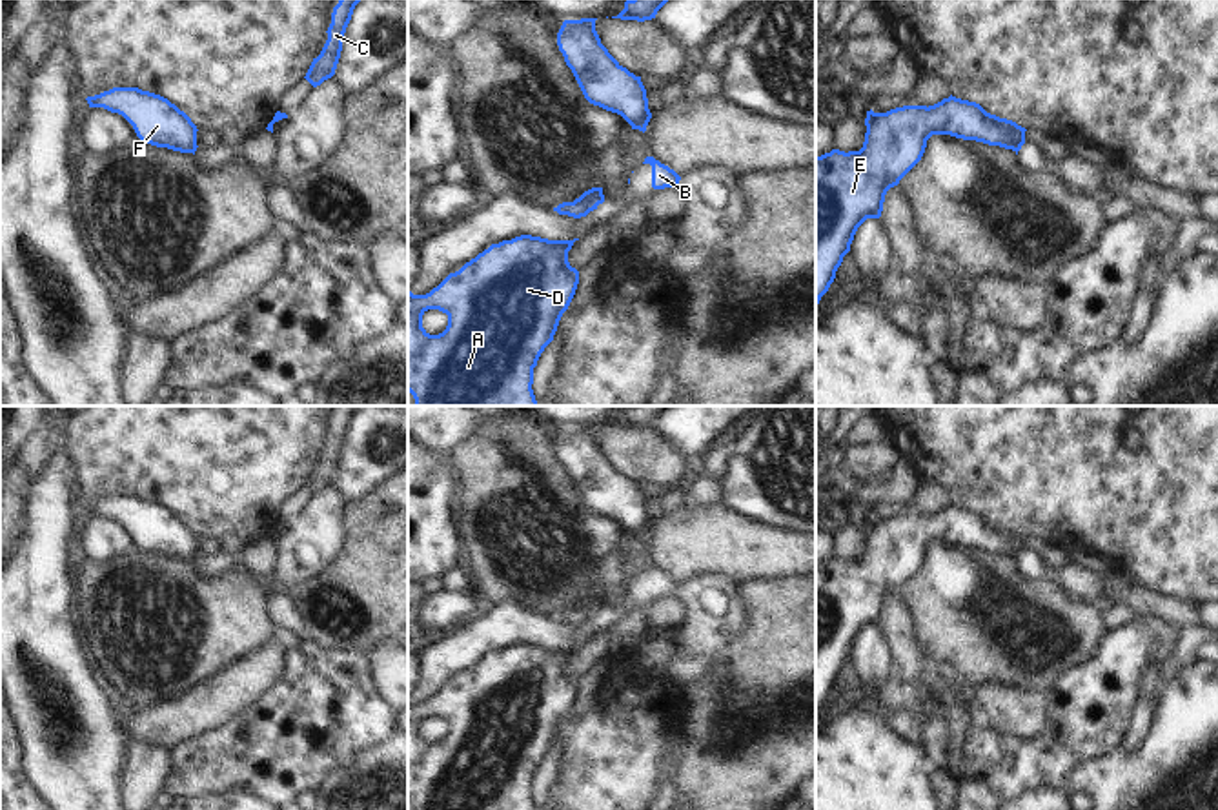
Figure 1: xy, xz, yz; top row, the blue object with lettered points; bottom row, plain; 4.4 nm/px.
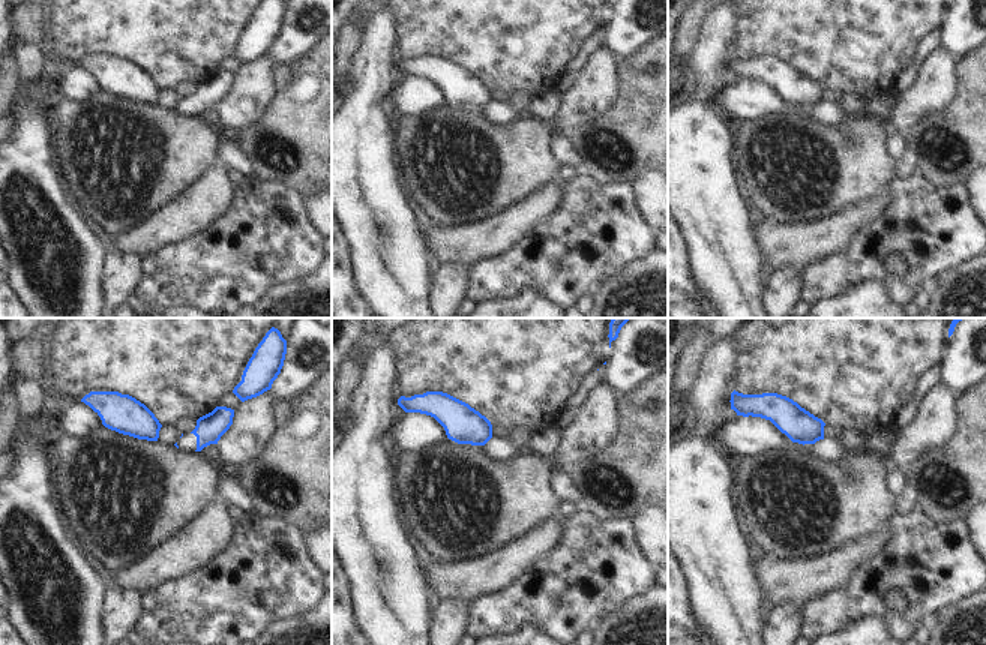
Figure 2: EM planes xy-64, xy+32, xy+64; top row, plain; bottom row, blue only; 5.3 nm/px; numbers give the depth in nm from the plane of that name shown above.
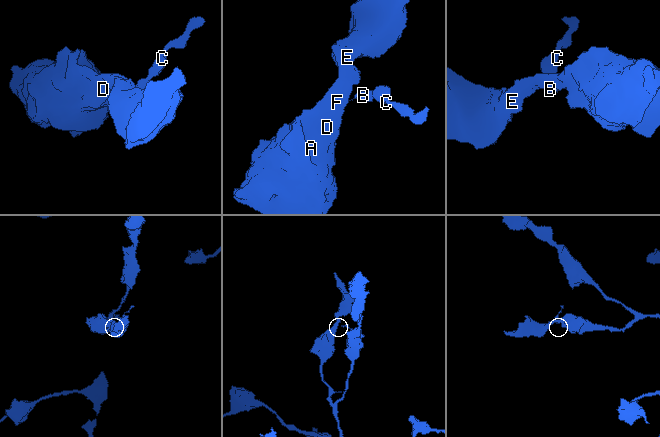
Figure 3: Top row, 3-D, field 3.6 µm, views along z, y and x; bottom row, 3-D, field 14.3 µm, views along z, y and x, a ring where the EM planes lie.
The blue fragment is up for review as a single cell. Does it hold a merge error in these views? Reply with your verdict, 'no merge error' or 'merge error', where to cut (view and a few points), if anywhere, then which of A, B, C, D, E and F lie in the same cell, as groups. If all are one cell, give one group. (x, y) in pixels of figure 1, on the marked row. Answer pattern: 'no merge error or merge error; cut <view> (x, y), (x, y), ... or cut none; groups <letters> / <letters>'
merge error; cut yz (1022, 142), (1014, 150); groups A D E F / B C

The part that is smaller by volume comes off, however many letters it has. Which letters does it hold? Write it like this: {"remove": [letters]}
{"remove": ["B", "C"]}

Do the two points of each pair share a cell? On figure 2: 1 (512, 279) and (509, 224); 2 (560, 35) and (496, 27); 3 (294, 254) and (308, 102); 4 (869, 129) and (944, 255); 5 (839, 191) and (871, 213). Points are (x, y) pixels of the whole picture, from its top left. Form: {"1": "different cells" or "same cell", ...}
{"1": "different cells", "2": "same cell", "3": "different cells", "4": "different cells", "5": "different cells"}

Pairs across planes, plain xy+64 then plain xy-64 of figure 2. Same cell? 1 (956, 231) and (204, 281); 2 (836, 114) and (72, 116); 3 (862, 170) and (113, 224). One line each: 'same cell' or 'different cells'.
1: same cell
2: different cells
3: same cell

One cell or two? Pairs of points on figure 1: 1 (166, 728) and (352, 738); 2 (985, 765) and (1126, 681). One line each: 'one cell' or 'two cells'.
1: two cells
2: one cell

